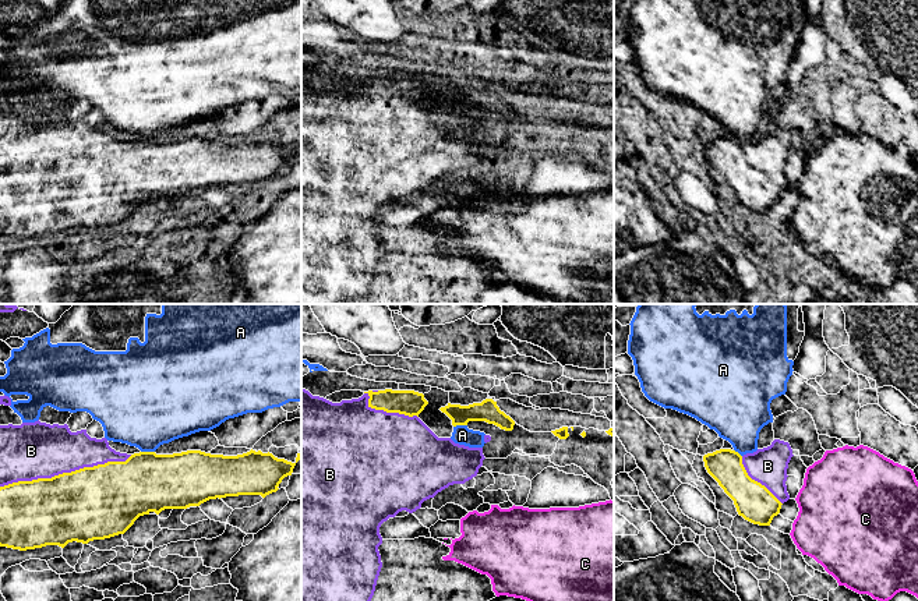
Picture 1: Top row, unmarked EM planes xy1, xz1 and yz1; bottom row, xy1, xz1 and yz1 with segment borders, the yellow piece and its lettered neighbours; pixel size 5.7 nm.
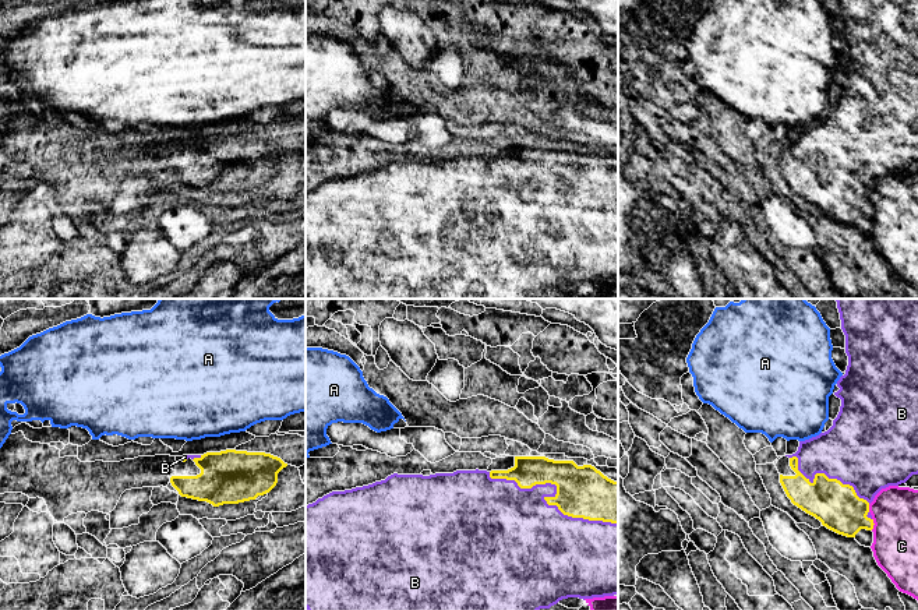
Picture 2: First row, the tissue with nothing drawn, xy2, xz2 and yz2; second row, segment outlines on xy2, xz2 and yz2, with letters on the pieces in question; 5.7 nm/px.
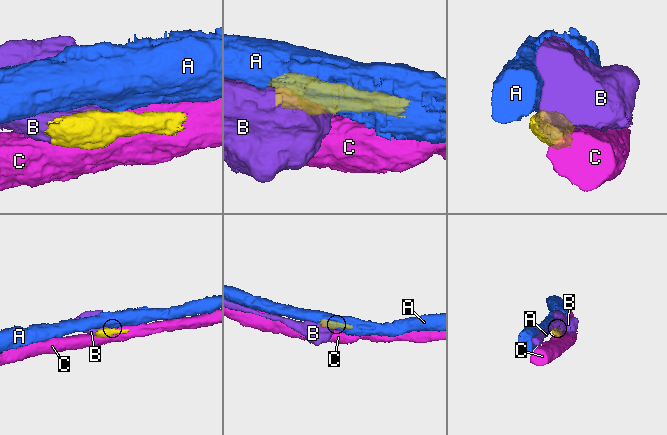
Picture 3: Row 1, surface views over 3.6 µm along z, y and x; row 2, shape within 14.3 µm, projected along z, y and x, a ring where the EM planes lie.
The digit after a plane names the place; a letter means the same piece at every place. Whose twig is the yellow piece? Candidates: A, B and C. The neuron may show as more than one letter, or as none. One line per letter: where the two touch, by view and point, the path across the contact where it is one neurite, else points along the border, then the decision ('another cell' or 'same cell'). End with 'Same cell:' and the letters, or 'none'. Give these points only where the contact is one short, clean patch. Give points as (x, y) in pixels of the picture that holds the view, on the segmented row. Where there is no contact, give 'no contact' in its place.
A: meets yellow in xy1 at (148, 452); border along xy1 (141, 451), (154, 452); another cell
B: meets yellow in xz2 at (551, 497); same cell
C: meets yellow in yz2 at (874, 524); another cell
Same cell: B

